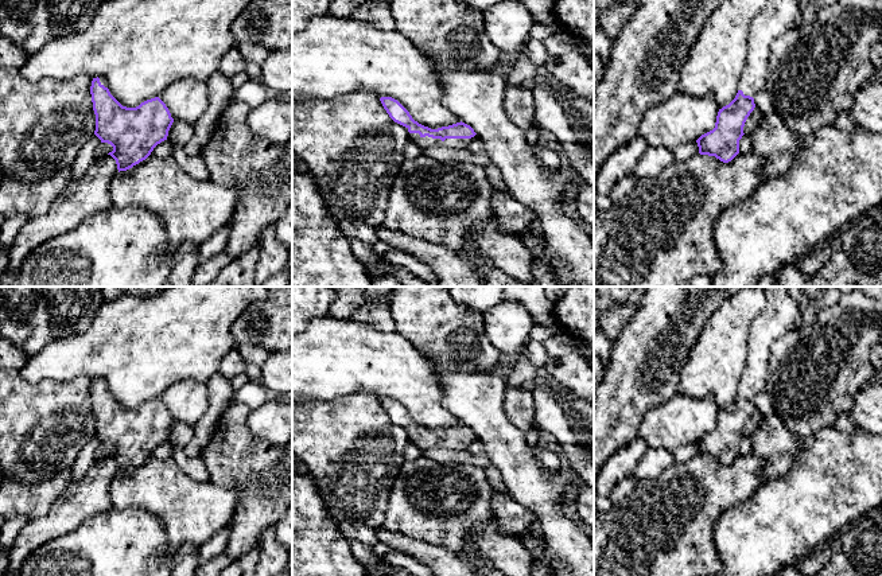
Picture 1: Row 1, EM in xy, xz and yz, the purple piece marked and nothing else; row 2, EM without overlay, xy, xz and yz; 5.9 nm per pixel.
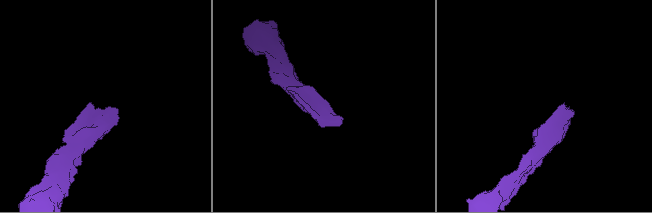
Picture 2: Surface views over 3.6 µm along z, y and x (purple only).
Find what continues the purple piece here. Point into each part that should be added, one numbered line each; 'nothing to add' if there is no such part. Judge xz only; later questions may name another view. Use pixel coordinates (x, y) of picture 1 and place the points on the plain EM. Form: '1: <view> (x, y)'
1: xz (423, 444)

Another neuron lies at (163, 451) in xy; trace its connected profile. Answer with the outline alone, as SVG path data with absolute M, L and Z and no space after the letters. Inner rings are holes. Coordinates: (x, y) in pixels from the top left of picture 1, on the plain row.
M167 441L158 445L151 454L152 458L160 459L160 460L170 460L171 455L172 455L172 447Z

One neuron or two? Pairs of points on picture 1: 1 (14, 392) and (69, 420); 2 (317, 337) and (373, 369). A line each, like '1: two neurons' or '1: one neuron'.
1: one neuron
2: one neuron

